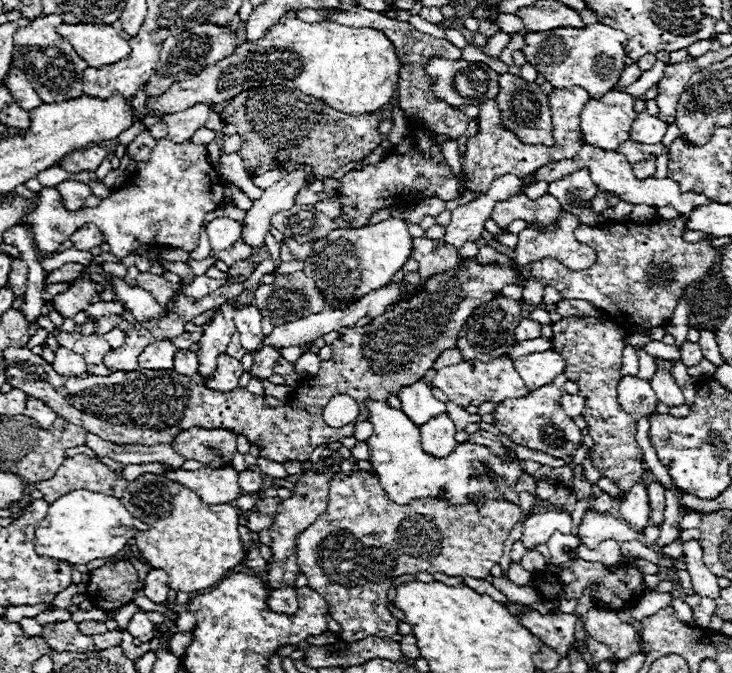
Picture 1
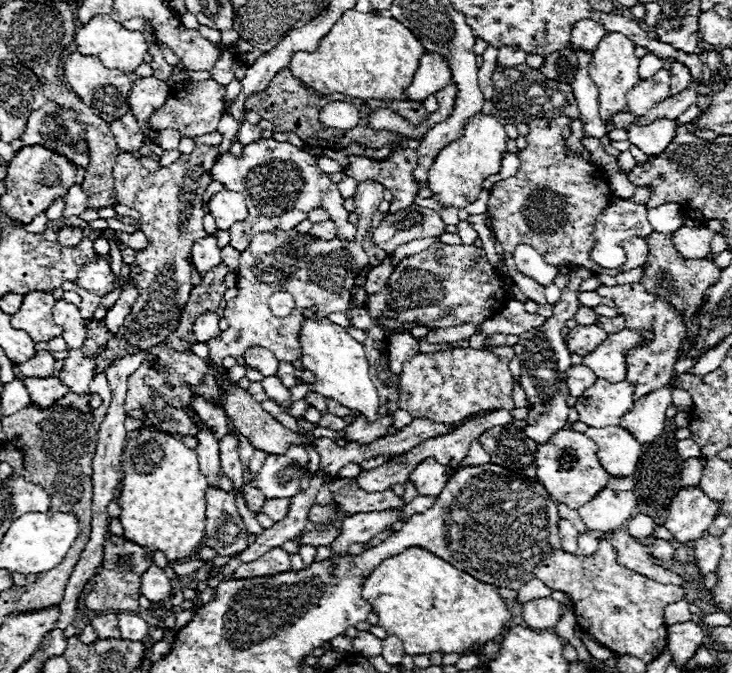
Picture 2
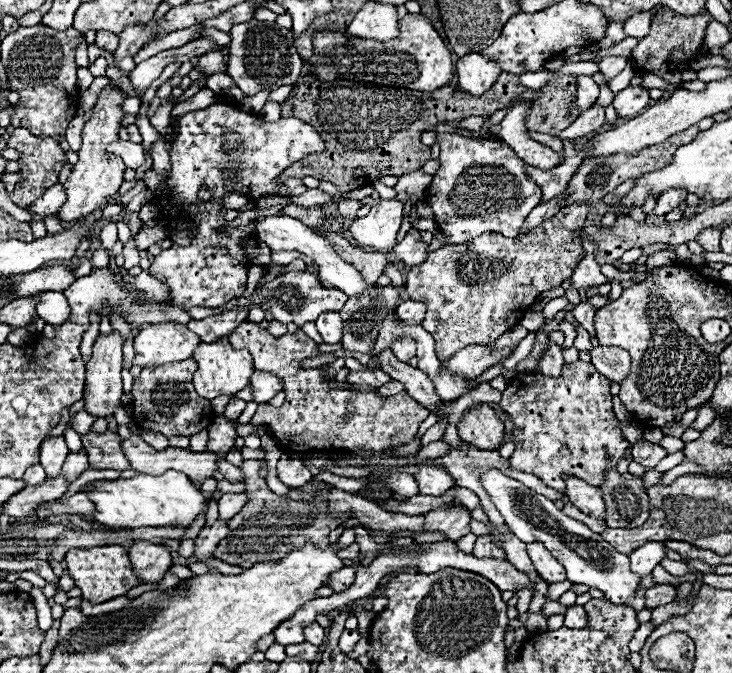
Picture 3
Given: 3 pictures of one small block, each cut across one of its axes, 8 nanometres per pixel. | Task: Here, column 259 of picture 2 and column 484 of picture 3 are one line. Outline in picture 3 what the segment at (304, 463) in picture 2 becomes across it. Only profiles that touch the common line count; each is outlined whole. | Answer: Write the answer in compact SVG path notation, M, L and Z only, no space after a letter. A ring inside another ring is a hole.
M490 468L482 472L480 482L484 490L490 494L492 502L504 516L510 530L522 542L542 542L552 552L552 556L566 568L568 580L574 584L586 584L590 588L602 590L604 598L614 604L628 604L636 612L644 610L644 588L640 586L640 576L630 572L630 560L626 554L610 548L608 542L600 538L600 534L592 532L582 522L568 518L554 506L546 496L526 488L524 484L504 476L500 470Z

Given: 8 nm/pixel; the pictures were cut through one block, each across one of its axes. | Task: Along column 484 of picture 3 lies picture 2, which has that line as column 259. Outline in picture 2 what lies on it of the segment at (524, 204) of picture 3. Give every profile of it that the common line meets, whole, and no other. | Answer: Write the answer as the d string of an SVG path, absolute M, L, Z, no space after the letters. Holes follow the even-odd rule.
M260 138L254 144L244 146L244 152L240 156L234 156L230 152L222 154L216 164L212 166L212 180L222 182L226 188L232 188L240 192L246 198L248 204L248 218L240 224L232 224L230 236L232 246L240 252L248 248L250 240L258 232L276 232L276 230L292 230L296 224L308 218L308 212L316 206L322 206L328 210L330 220L336 222L340 228L338 238L350 238L356 236L356 226L348 222L348 212L344 210L342 202L344 198L338 192L338 186L318 170L316 158L304 152L302 148L296 148L292 144L282 144L276 140Z

